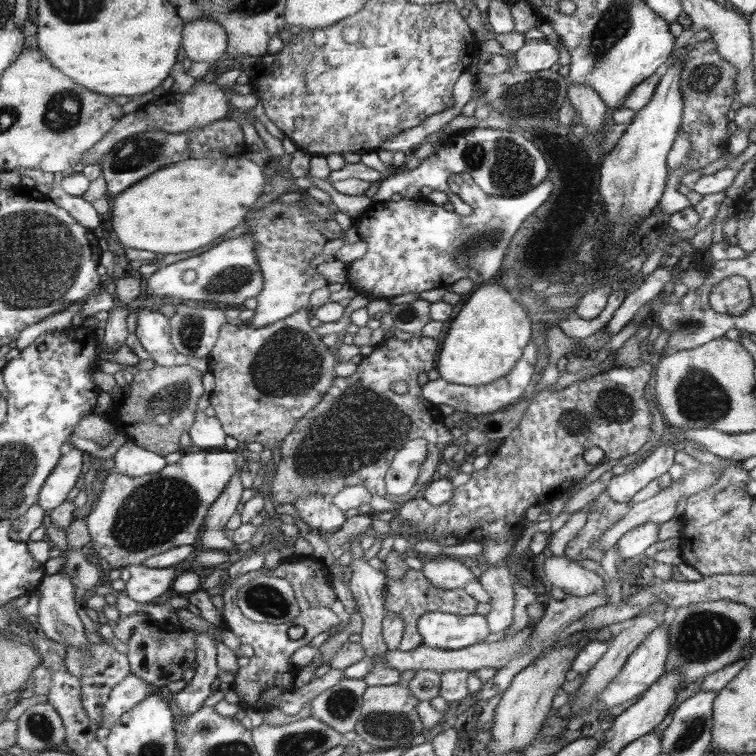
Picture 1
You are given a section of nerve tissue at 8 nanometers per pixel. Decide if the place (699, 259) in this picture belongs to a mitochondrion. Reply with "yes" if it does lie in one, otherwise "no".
no

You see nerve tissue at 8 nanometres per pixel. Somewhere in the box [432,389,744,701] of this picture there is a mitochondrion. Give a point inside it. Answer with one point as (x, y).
(702, 636)

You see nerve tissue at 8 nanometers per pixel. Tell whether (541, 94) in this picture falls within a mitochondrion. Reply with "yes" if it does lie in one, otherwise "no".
yes

